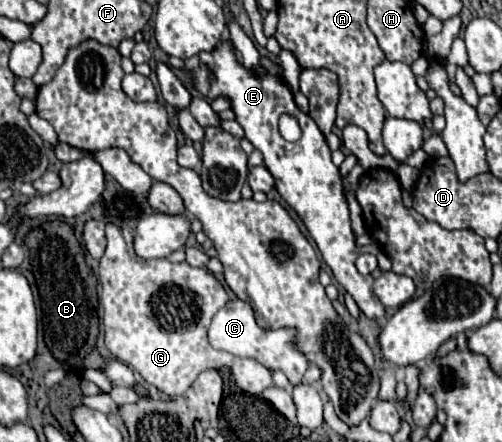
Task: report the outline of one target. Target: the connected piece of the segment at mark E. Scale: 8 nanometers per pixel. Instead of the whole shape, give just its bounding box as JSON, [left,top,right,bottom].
[184,40,384,318]

